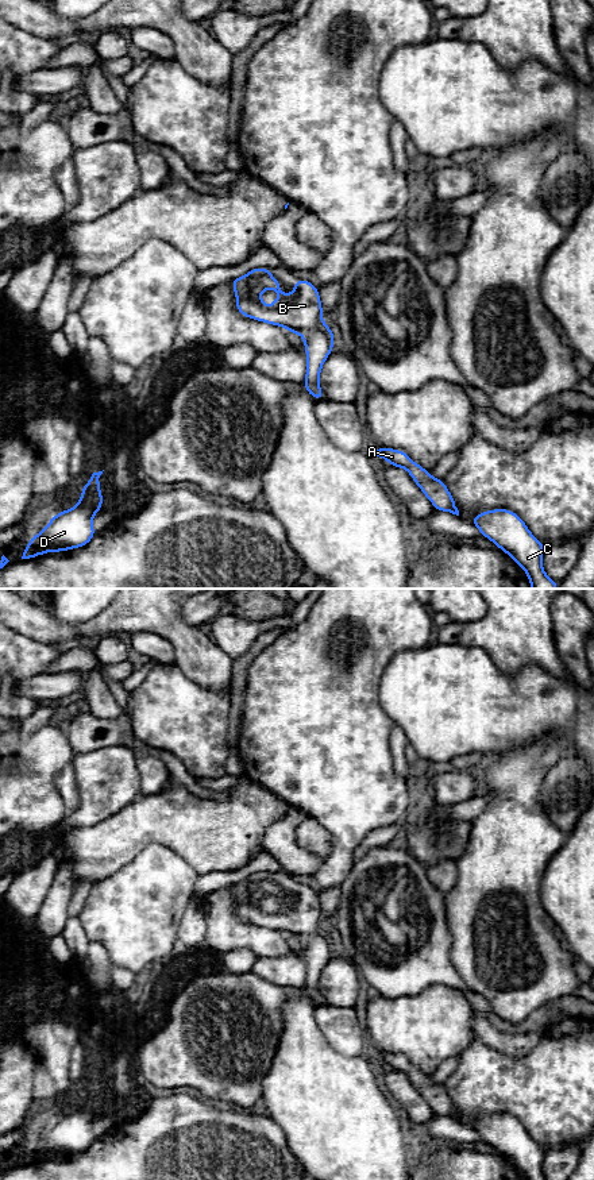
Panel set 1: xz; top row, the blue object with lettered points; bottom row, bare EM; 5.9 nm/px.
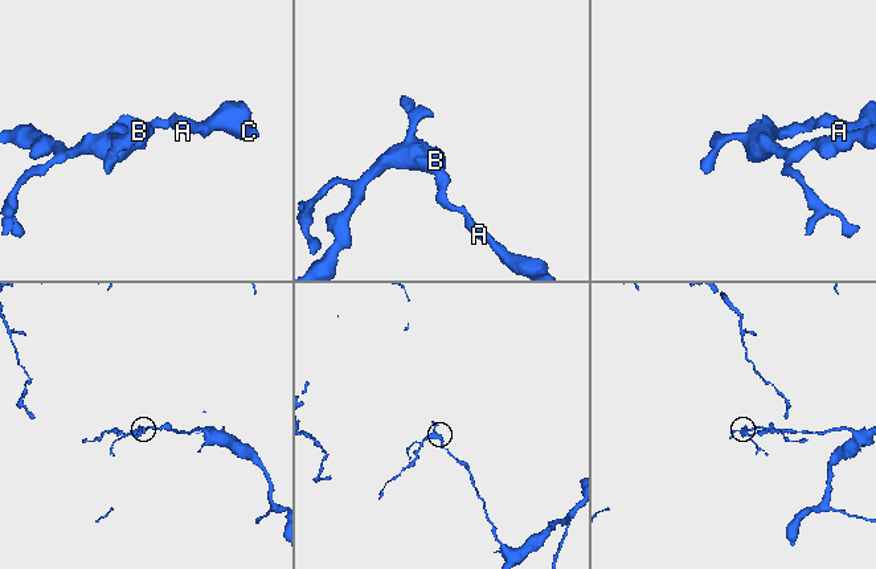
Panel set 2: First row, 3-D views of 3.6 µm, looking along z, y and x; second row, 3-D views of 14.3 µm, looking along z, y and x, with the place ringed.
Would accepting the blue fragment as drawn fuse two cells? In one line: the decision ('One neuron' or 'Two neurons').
One neuron

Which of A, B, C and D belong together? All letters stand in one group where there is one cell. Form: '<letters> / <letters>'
A B C D

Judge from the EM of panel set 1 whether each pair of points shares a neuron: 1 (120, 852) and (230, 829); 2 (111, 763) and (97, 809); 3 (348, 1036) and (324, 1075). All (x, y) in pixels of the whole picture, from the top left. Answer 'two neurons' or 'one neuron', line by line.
1: one neuron
2: one neuron
3: two neurons

